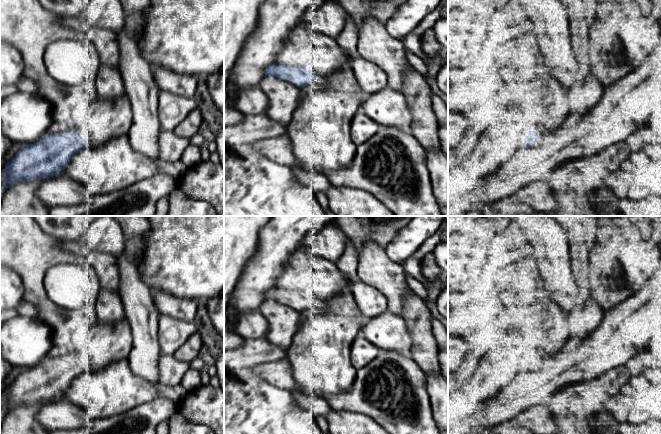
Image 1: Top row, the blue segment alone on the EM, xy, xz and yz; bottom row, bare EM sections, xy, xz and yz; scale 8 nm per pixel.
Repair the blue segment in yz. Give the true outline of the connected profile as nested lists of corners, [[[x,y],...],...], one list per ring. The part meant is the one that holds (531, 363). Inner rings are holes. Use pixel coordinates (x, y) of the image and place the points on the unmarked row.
[[[537,348],[531,357],[527,360],[525,370],[531,371],[537,367],[537,365],[548,358],[548,354],[541,348]]]

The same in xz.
[[[274,287],[266,292],[265,300],[274,300],[300,312],[309,308],[315,314],[324,314],[327,310],[324,301],[316,300],[312,295],[298,290]]]

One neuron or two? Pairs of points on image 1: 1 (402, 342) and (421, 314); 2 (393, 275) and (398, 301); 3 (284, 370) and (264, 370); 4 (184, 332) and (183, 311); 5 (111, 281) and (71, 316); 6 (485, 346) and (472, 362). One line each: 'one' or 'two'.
1: two
2: one
3: one
4: two
5: two
6: one

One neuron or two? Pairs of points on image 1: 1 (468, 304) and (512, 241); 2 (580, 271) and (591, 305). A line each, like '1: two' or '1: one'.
1: two
2: two

